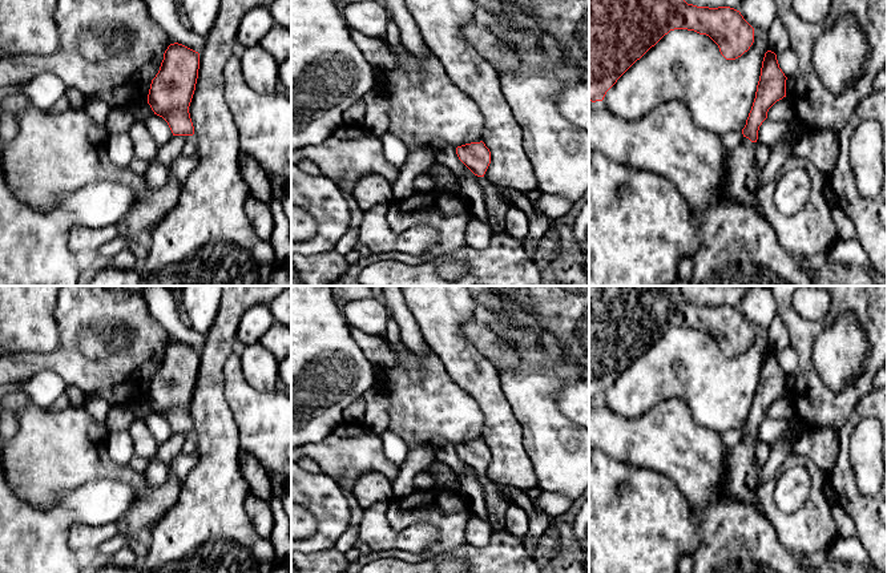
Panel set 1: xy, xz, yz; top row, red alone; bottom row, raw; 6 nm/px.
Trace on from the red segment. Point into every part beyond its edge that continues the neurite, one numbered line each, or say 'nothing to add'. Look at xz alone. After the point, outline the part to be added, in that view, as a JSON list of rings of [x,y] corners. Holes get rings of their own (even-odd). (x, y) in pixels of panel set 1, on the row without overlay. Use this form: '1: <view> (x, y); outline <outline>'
1: xz (496, 507); outline [[[479,475],[479,483],[484,492],[488,522],[495,532],[505,529],[505,513],[509,503],[500,493],[499,485],[485,475]]]

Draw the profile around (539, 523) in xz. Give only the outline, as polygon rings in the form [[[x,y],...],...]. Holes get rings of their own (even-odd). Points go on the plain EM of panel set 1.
[[[499,485],[499,489],[505,501],[517,505],[527,512],[529,518],[529,529],[523,538],[523,545],[528,556],[533,557],[537,540],[545,533],[548,528],[553,525],[551,517],[545,513],[536,512],[532,499],[527,495],[525,491],[507,485]]]

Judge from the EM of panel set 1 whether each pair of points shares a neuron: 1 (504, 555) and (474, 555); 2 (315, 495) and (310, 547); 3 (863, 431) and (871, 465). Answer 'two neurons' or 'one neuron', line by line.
1: one neuron
2: one neuron
3: one neuron

